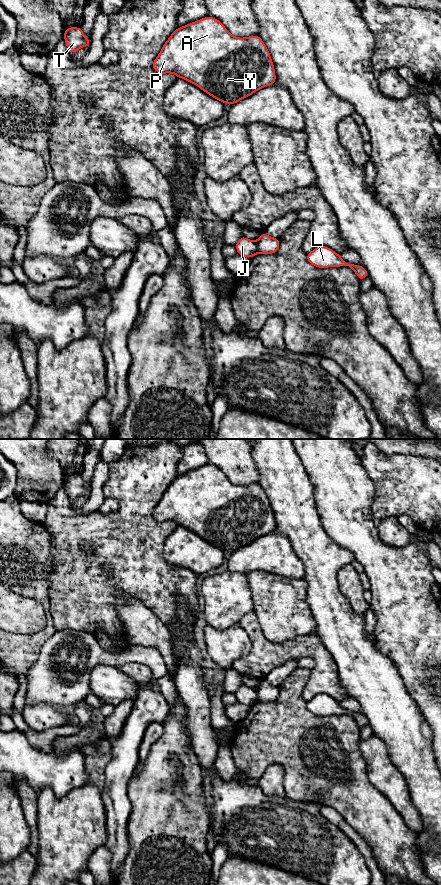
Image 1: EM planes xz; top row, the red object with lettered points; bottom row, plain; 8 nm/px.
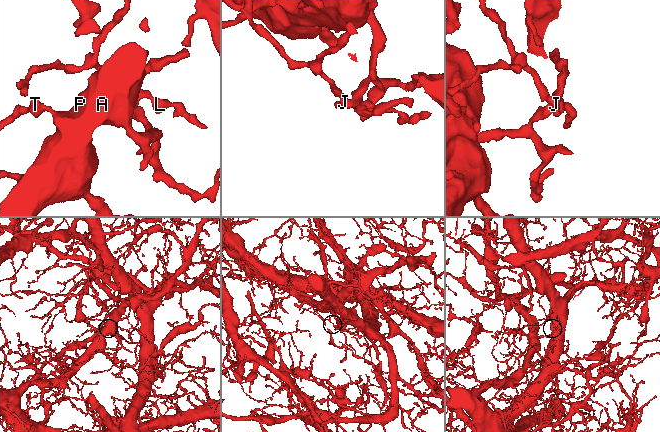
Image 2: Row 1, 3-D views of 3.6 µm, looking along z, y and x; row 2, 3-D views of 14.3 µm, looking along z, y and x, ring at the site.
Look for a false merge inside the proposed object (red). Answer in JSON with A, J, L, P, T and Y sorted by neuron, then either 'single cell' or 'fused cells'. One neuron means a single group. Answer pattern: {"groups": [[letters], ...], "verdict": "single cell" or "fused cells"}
{"groups": [["A", "L", "P", "T", "Y"], ["J"]], "verdict": "fused cells"}

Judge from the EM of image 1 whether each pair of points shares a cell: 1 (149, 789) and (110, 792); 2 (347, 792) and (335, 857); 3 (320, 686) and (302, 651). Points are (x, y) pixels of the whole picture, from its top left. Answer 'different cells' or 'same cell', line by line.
1: different cells
2: different cells
3: same cell

